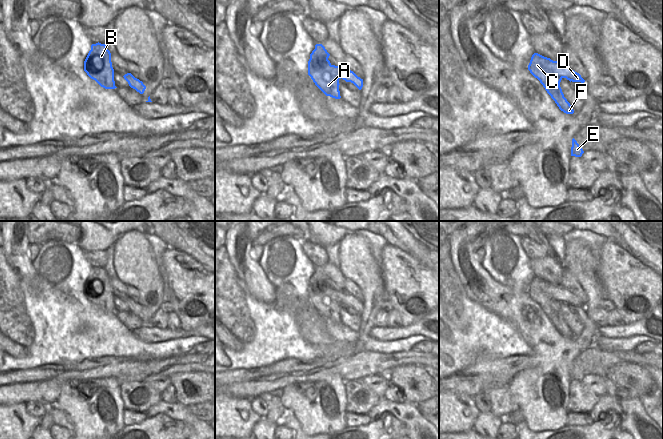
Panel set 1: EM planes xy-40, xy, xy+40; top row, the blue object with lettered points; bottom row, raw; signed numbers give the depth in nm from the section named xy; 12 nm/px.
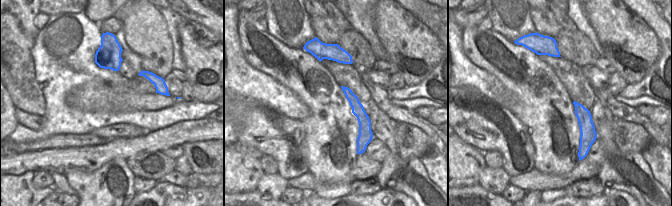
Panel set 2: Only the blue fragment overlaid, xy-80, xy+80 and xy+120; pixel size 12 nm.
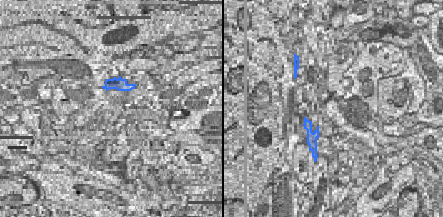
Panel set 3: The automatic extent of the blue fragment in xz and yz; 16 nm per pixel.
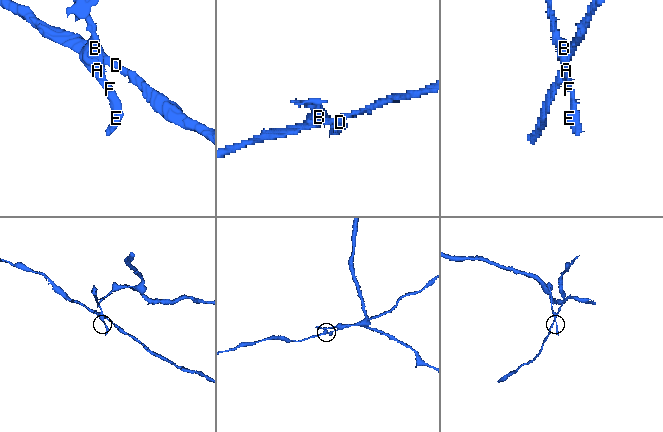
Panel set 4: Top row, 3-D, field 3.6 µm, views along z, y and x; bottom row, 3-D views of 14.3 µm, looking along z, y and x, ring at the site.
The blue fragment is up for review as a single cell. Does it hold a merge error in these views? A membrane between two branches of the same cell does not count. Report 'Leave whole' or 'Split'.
Split

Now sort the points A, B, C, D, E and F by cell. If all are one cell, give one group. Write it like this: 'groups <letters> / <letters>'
groups A B C E F / D

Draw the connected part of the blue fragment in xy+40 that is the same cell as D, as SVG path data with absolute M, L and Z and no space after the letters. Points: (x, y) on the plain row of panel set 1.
M544 281L547 286L547 291L554 296L558 301L566 302L570 306L581 306L584 307L585 304L581 301L581 299L574 294L572 294L569 290L564 288L562 285L553 285L550 282Z

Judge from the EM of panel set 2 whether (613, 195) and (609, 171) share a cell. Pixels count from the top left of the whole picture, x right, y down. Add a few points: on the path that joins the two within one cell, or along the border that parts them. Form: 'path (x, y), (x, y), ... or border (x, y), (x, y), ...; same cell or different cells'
border (605, 188), (616, 188), (631, 195); different cells

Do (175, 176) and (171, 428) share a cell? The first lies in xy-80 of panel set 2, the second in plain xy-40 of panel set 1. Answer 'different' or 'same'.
different

